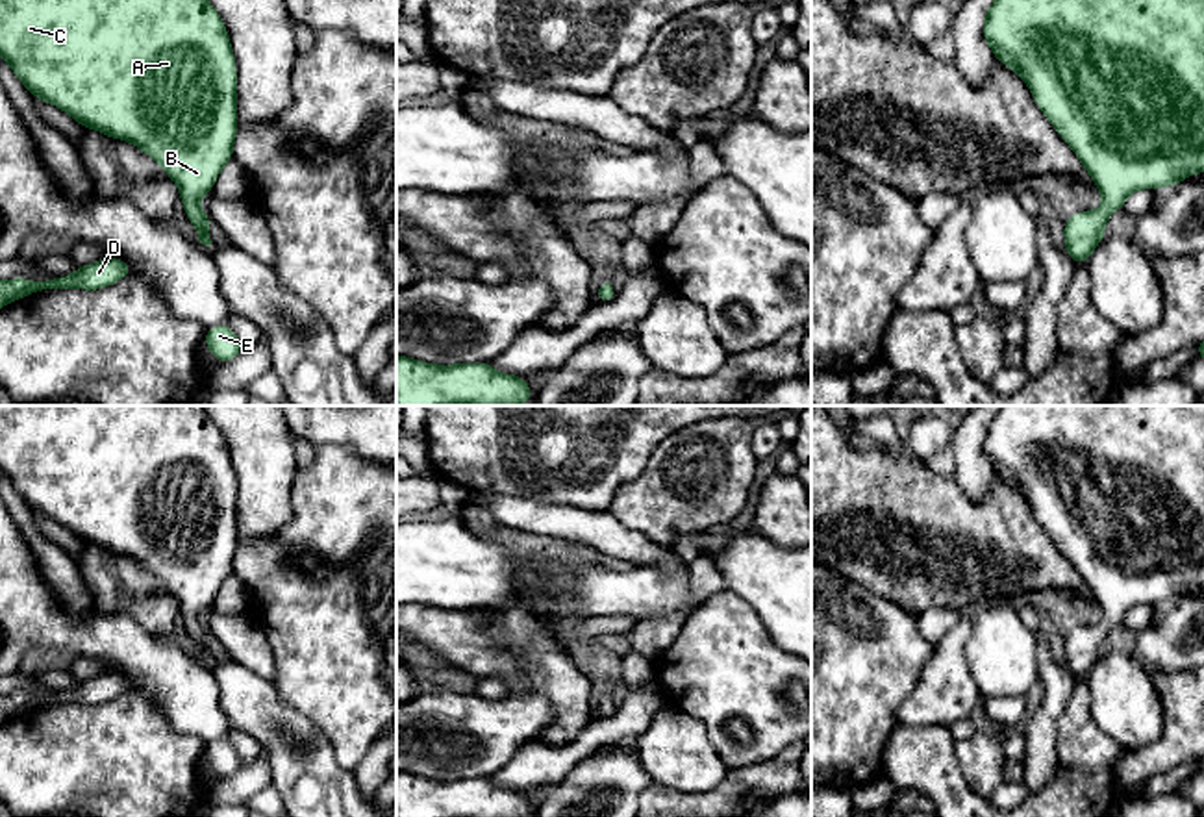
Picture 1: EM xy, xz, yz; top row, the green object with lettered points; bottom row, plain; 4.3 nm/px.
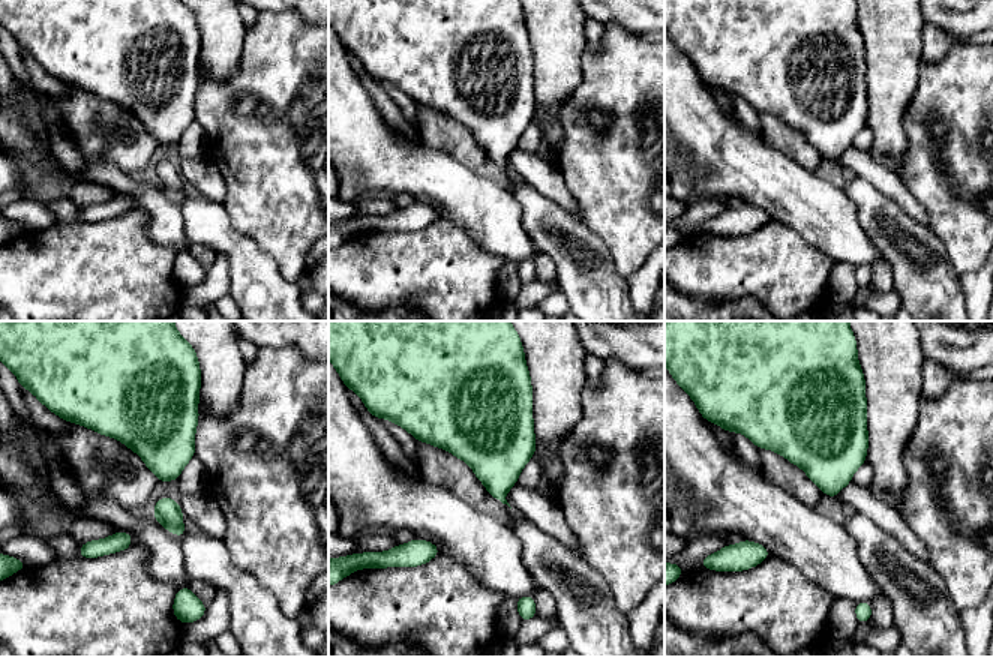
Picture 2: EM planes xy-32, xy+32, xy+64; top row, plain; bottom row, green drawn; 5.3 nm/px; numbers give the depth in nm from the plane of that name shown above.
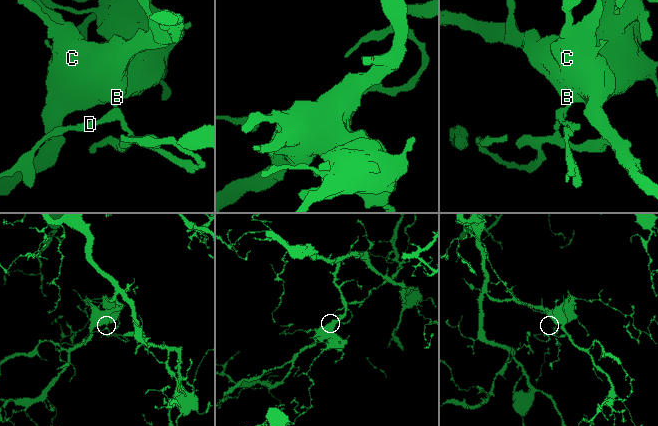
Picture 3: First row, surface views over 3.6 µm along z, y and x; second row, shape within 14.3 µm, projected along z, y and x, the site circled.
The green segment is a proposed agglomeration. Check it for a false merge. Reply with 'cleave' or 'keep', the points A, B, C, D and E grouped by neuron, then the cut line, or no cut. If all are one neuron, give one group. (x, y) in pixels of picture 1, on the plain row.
keep | A B C D E | no cut

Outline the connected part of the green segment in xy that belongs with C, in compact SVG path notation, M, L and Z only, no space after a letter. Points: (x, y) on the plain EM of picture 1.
M0 406L0 472L35 513L69 528L82 543L98 545L107 552L135 559L159 578L180 604L180 617L185 621L187 635L198 647L196 656L211 661L211 634L198 622L198 615L211 610L217 591L233 574L239 532L235 517L237 487L230 450L204 406Z

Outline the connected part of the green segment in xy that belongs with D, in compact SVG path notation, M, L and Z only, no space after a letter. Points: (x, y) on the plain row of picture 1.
M106 672L89 680L80 680L80 684L69 691L48 693L43 697L31 697L28 693L13 693L7 697L0 697L0 723L37 706L48 706L48 704L96 706L113 700L126 691L132 691L130 678L119 672Z

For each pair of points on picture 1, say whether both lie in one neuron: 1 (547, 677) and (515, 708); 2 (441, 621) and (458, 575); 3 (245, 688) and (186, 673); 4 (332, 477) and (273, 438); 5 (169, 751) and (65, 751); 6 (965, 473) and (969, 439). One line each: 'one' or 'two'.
1: two
2: two
3: two
4: two
5: one
6: one

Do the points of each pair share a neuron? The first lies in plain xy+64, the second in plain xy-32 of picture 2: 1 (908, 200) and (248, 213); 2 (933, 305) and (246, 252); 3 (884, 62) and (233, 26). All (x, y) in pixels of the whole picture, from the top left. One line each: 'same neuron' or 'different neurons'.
1: different neurons
2: same neuron
3: same neuron

